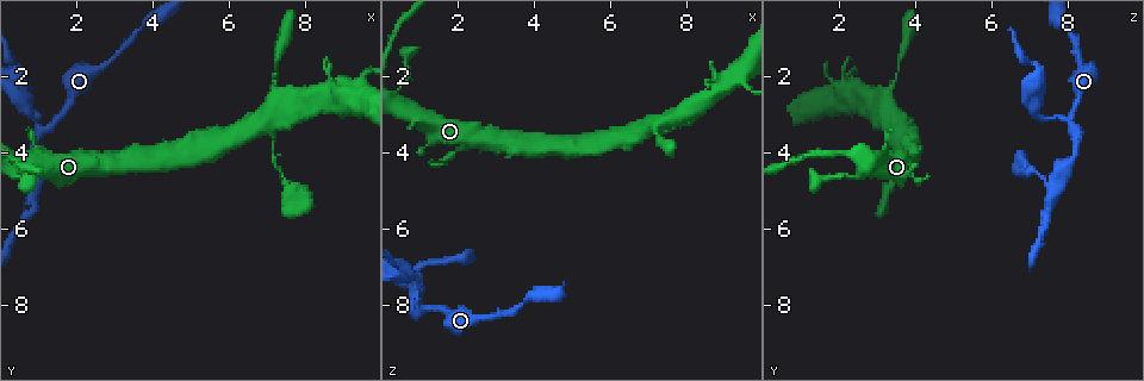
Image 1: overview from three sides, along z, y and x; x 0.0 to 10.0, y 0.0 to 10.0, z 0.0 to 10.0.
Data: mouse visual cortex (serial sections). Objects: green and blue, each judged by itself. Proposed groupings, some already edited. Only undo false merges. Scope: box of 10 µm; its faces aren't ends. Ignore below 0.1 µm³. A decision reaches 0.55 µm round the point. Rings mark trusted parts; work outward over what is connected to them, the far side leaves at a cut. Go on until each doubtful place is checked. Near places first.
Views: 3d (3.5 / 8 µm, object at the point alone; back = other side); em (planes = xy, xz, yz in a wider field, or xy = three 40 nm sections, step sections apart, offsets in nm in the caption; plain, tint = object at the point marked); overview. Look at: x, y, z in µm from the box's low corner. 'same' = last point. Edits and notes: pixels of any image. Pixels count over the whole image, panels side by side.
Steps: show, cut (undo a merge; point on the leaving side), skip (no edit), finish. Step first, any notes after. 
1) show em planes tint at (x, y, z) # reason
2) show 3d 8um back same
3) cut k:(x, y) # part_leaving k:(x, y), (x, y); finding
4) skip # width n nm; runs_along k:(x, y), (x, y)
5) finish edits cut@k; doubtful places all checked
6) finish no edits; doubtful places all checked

show 3d 3.5um at (1.10, 3.35, 8.15) # a fork

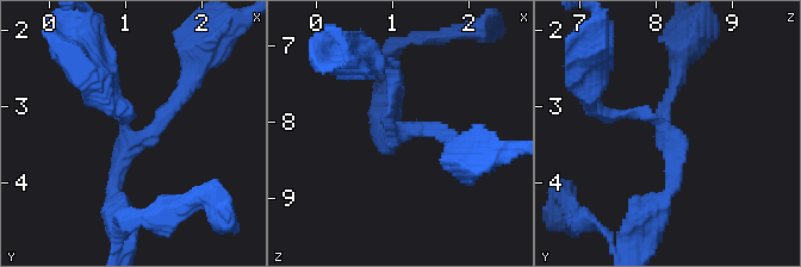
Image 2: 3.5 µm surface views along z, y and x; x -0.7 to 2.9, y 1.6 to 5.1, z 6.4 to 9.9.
show em xy step 2 tint at (1.10, 3.40, 8.15) # need the tissue

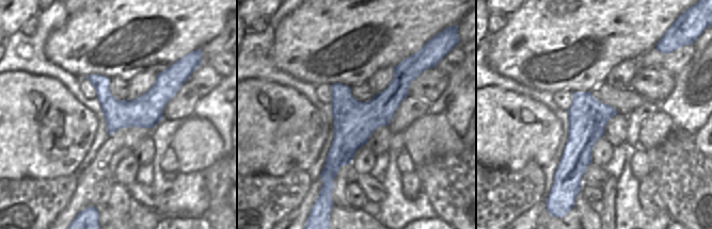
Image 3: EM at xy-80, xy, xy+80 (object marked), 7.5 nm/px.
skip # arm_widths 150, 150, 200 nm; runs_along 2:(190, 85), (128, 147), (113, 209); all the same cell

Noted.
show 3d 3.5um back at (1.00, 4.85, 7.65) # sharp bend

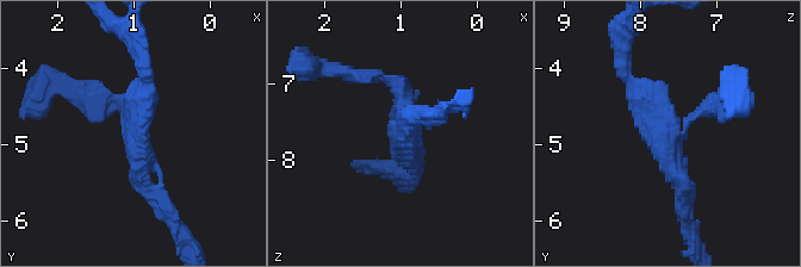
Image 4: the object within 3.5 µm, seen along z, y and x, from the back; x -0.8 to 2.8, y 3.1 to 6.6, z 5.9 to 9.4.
show em xy step 2 tint at (1.00, 4.85, 7.70) # arms 3; arm_widths 200, 200, 200 nm

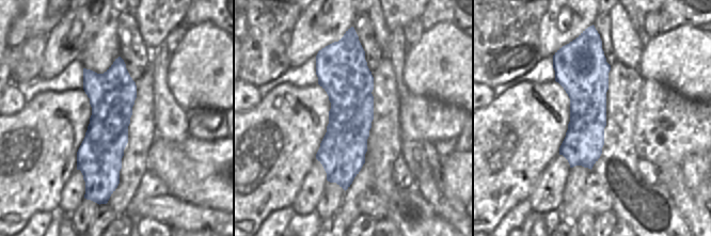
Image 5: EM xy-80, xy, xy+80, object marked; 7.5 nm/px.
show em xy step 1 tint same

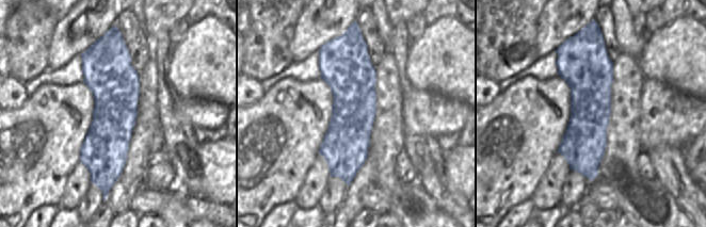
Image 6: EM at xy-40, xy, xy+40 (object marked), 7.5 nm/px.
skip # runs_along 4:(623, 66), (663, 131), (721, 101); continuous, no second cell

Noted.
show 3d 8um at (0.65, 2.70, 7.15) # looks like a crossing

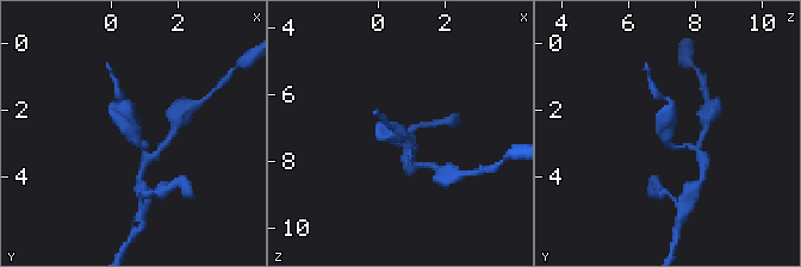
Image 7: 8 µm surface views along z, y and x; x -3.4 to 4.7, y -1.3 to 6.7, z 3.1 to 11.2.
show em planes tint same # now the EM

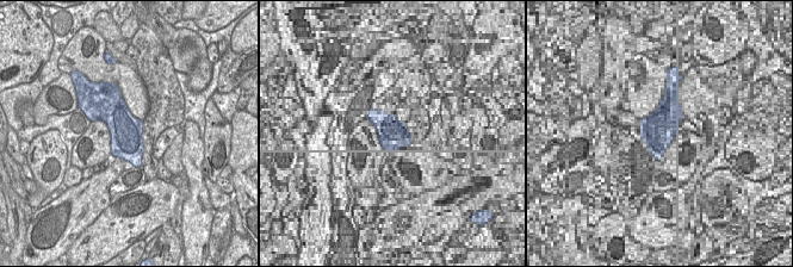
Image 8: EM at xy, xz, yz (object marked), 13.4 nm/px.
skip # runs_along 7:(687, 147), (669, 143), (668, 100); all the same cell

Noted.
finish no edits; doubtful places all checked

